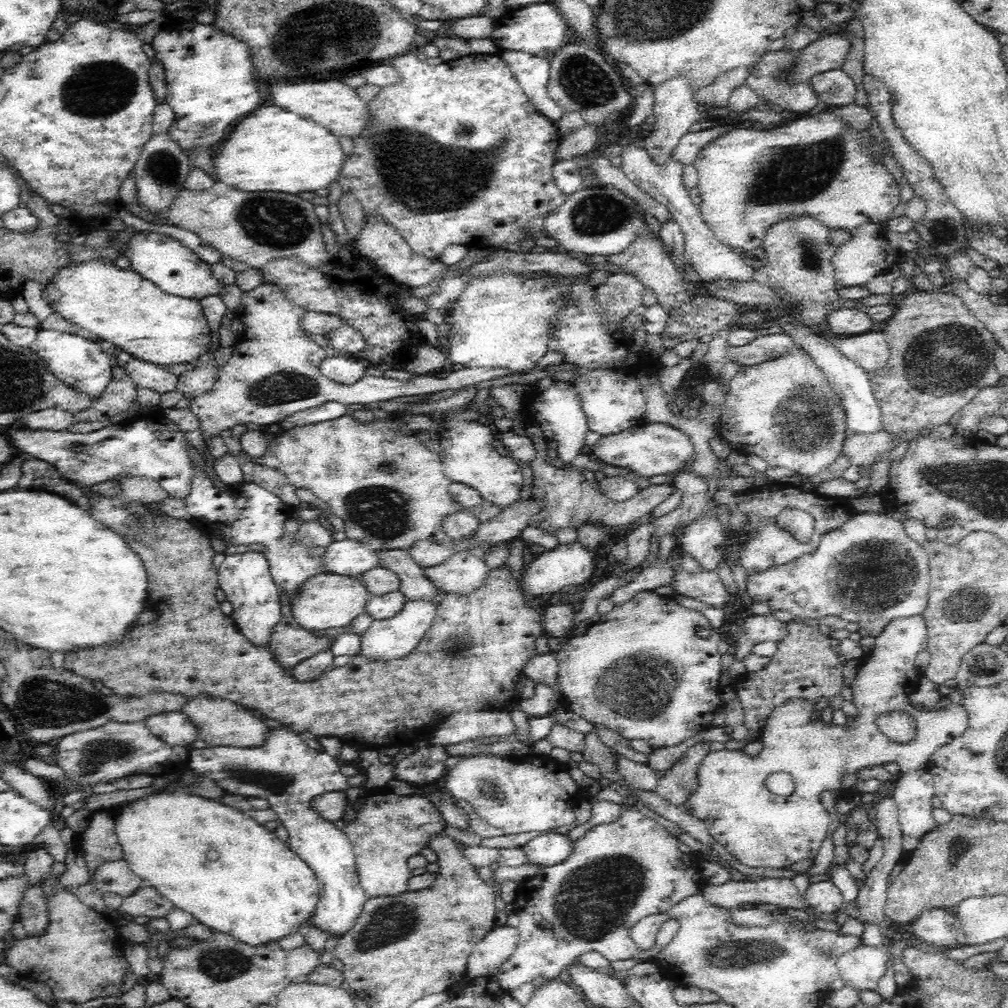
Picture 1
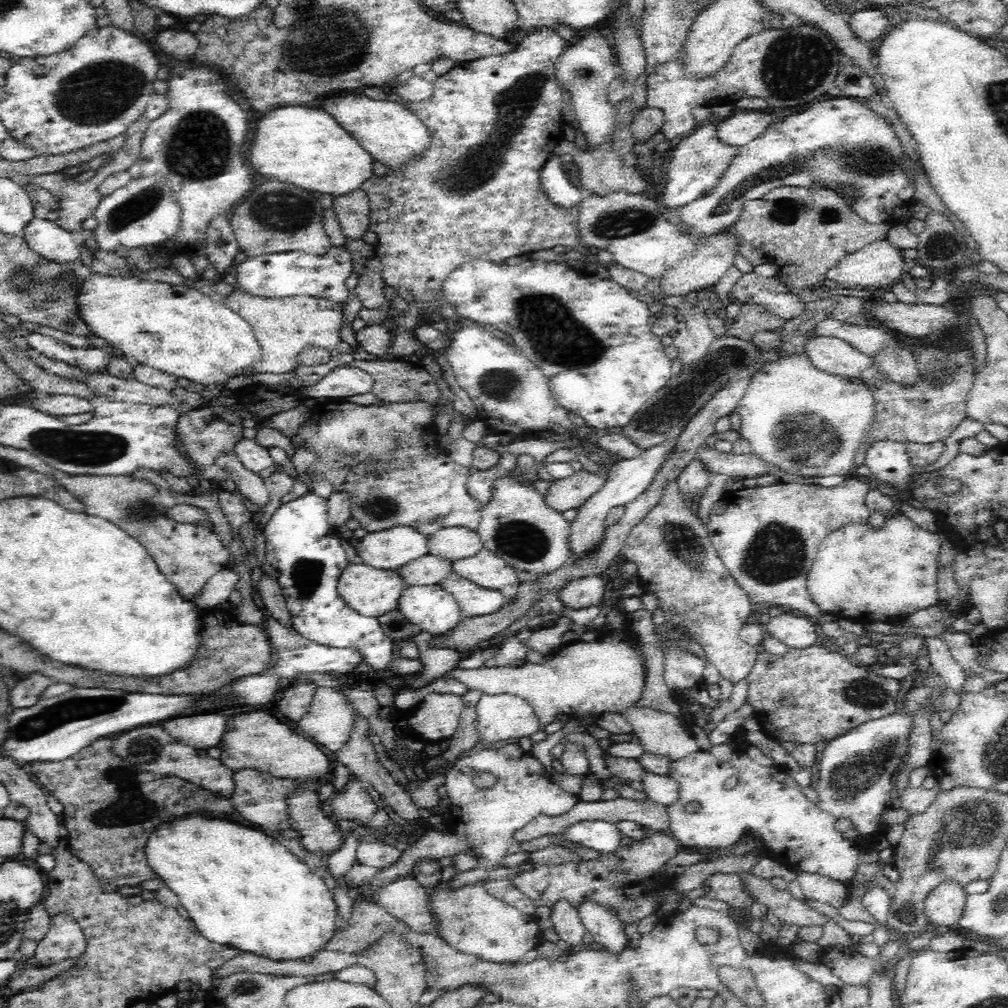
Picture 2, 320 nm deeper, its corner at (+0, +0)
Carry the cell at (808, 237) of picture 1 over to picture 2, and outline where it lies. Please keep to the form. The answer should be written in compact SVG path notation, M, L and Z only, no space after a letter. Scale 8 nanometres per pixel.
M782 186L770 190L760 200L743 204L738 220L733 224L738 235L772 258L777 266L776 275L791 291L825 290L820 282L838 261L864 246L885 238L894 222L878 224L866 222L833 190L824 186L800 188Z

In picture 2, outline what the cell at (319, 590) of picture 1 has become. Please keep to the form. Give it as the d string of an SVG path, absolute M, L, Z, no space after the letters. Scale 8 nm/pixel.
M360 562L350 563L338 577L338 597L348 608L363 617L378 618L382 613L396 609L404 588L406 585L402 583L396 570L378 570Z

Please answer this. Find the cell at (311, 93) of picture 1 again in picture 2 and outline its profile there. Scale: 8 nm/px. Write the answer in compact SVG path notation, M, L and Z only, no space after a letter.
M344 92L334 94L318 104L324 112L328 112L358 144L370 152L375 161L389 167L399 167L408 159L419 153L430 140L429 130L414 114L411 114L399 100L374 100L364 94Z

